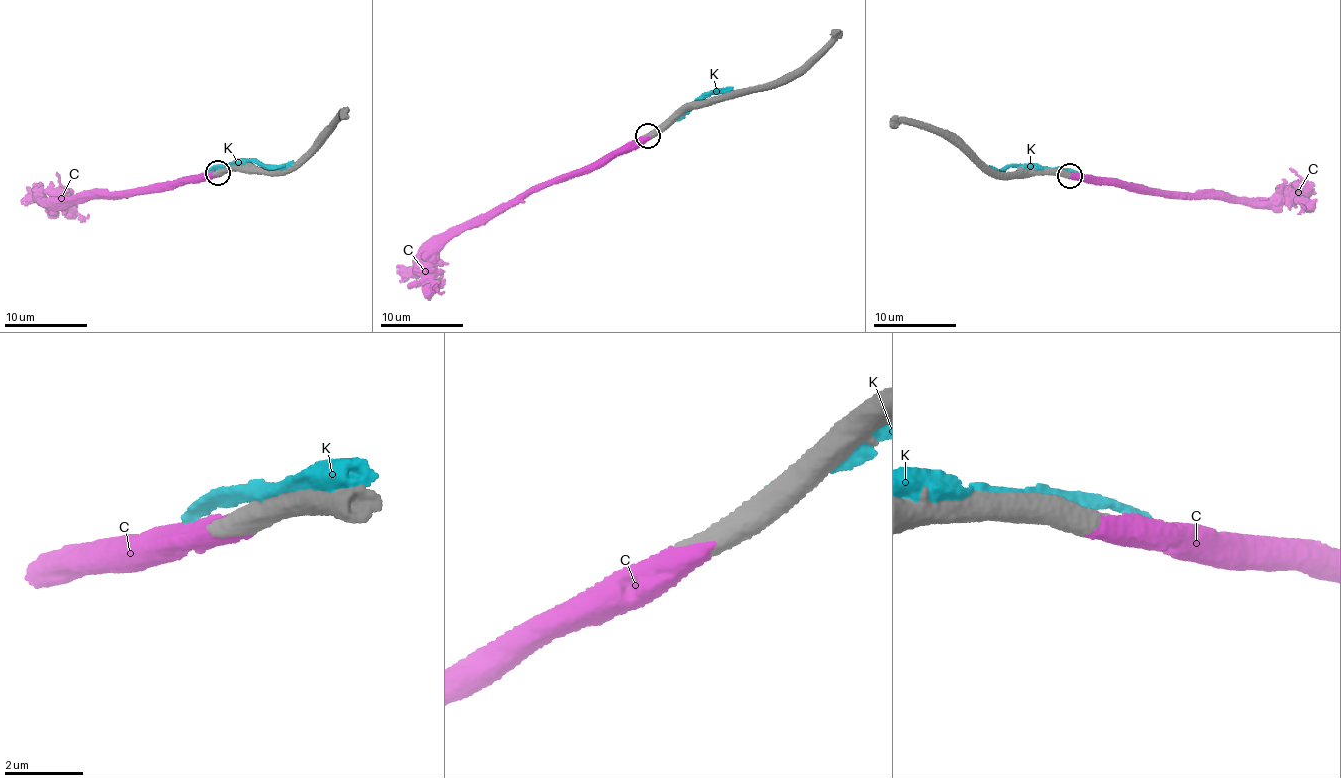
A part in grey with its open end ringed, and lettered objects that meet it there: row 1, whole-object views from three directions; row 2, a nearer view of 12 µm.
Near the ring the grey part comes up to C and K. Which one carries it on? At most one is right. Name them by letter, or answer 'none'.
C

